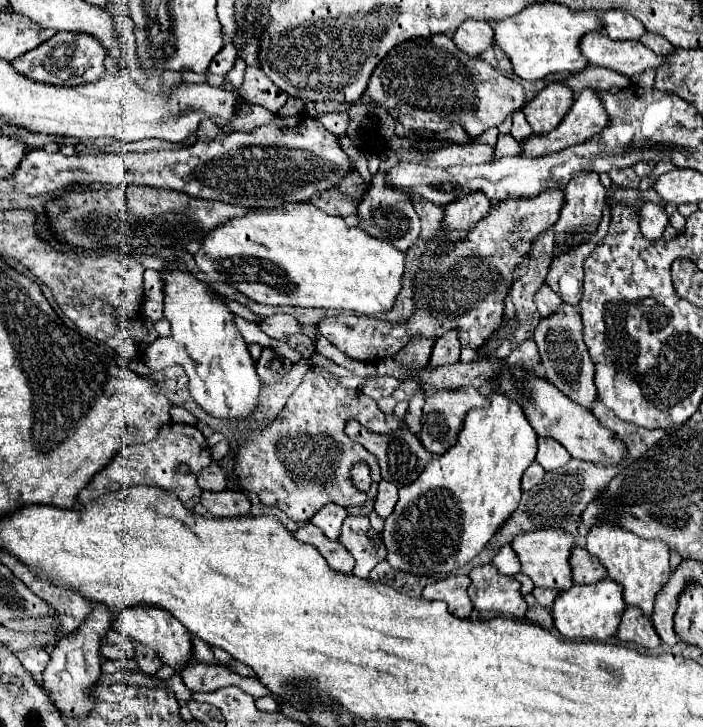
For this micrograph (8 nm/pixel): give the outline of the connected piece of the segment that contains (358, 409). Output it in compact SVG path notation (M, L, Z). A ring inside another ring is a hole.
M307 371L307 375L303 377L303 383L301 383L301 385L297 387L297 391L287 399L287 403L285 403L285 407L279 411L279 415L277 415L265 429L261 429L261 431L251 431L245 441L243 441L243 437L241 437L241 443L239 443L237 453L235 453L235 465L233 465L233 475L237 475L237 483L241 485L243 491L257 493L259 499L263 501L263 505L279 507L283 513L287 513L289 519L293 519L293 521L303 521L303 523L309 521L309 519L315 515L315 511L319 511L319 509L321 509L323 505L327 505L327 503L337 503L337 505L341 505L341 507L357 507L357 505L363 505L363 503L369 501L369 499L375 499L375 495L377 495L377 483L381 481L379 463L375 461L375 455L371 455L363 445L359 445L359 443L355 443L355 441L351 441L351 439L347 437L347 433L345 433L345 423L347 423L347 419L351 419L351 417L357 419L361 425L365 425L365 427L367 427L369 431L373 431L373 433L391 433L391 431L397 431L397 429L401 429L401 427L407 427L405 419L399 419L399 417L395 417L393 413L391 413L391 415L383 413L383 411L377 407L377 403L375 403L371 397L363 395L359 389L347 389L345 385L341 385L341 383L335 381L335 379L325 379L325 377L321 377L321 375L313 373L313 371ZM355 463L367 463L367 465L369 465L369 471L371 471L371 487L369 487L369 491L359 491L359 489L353 485L349 471L351 471L351 467L353 467Z

